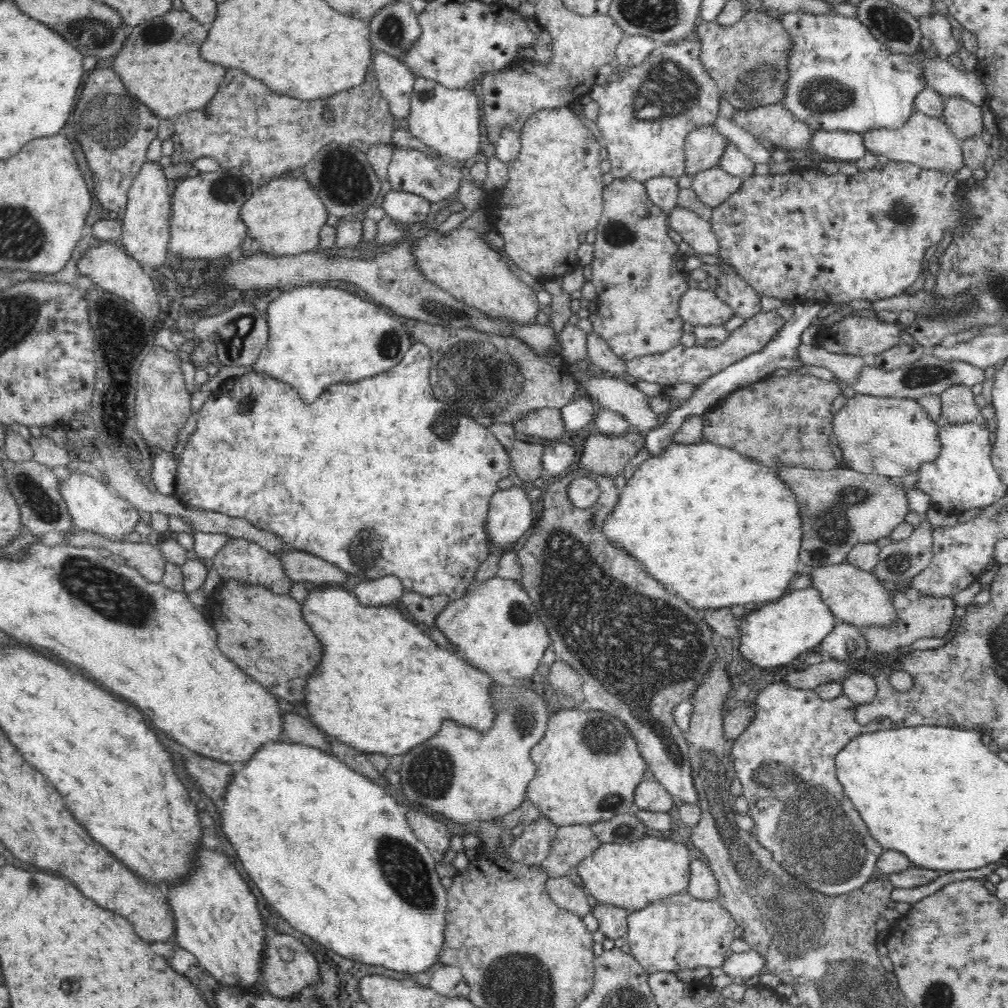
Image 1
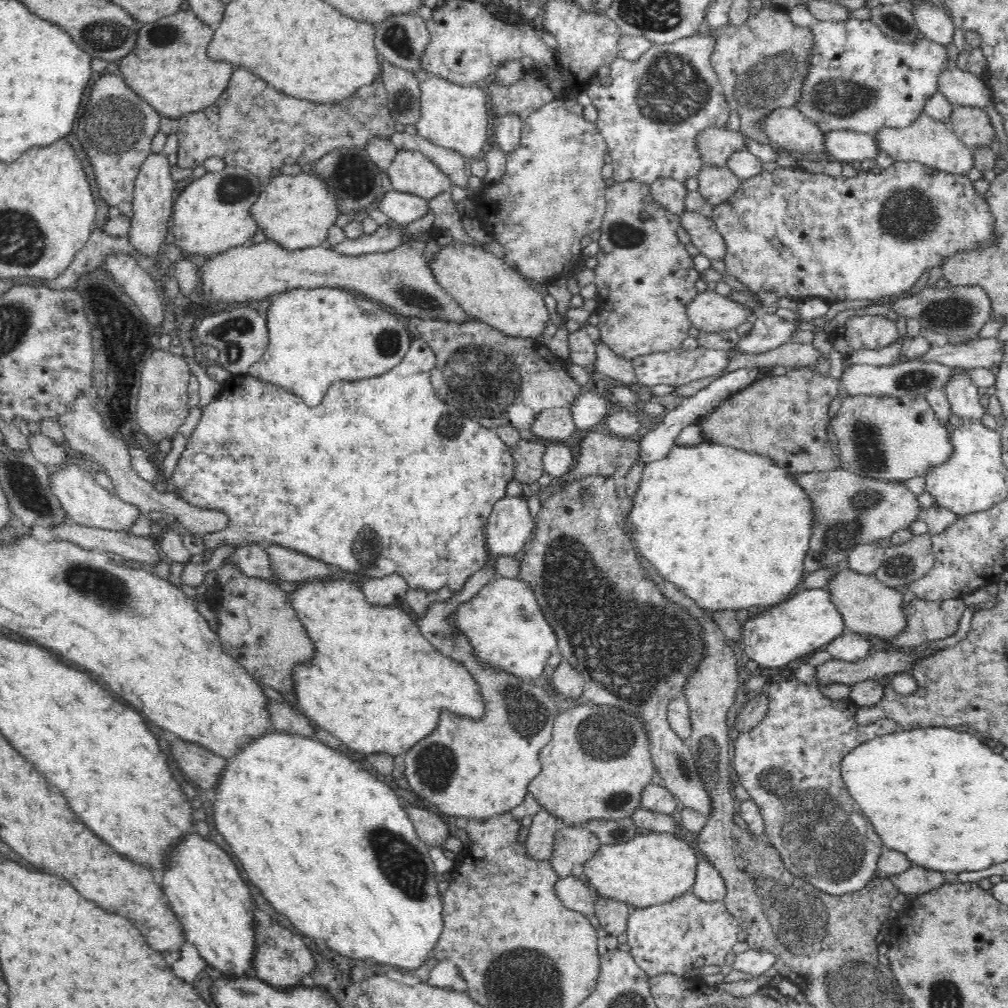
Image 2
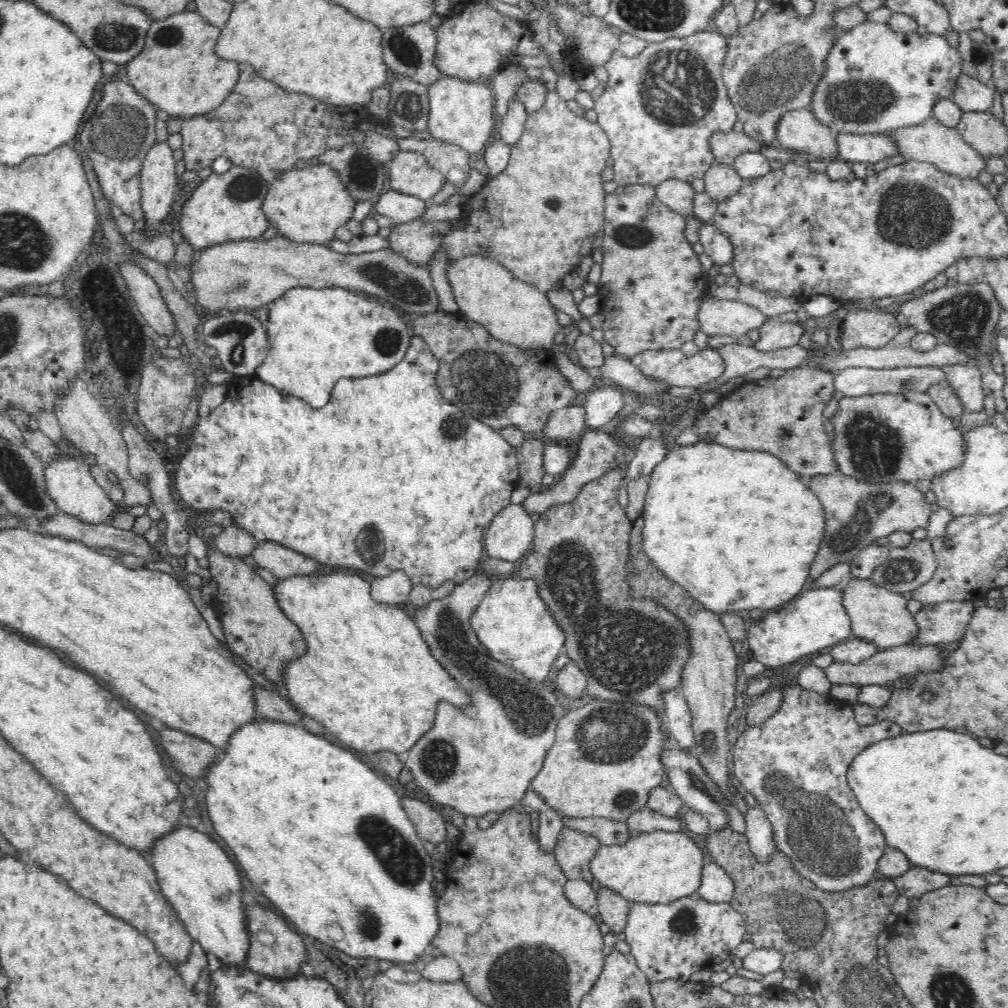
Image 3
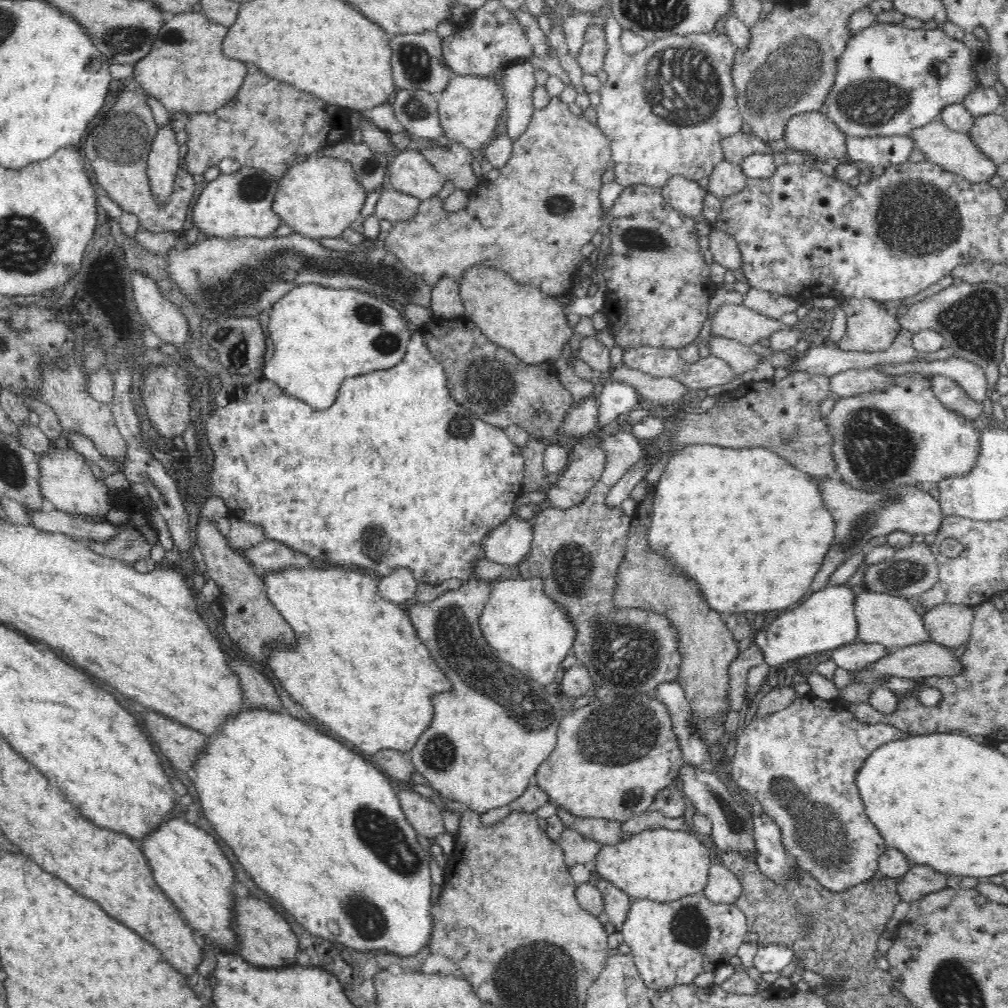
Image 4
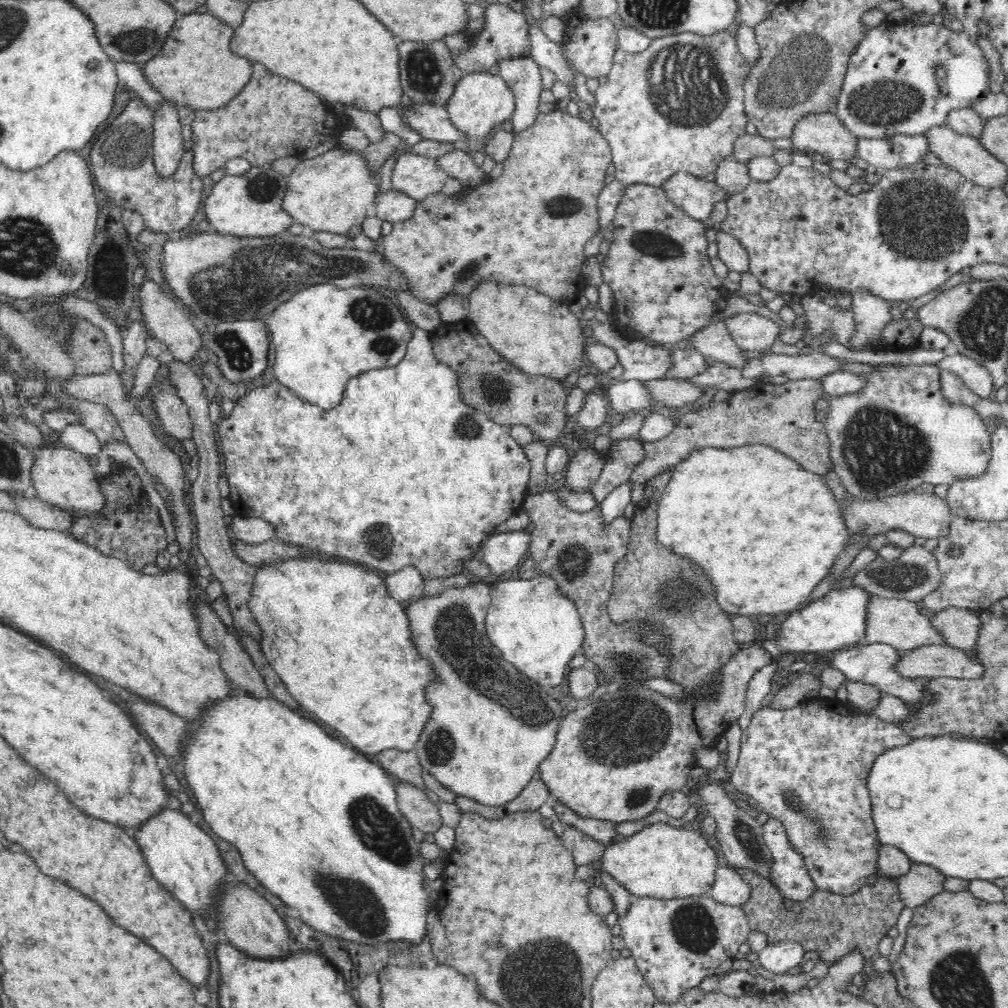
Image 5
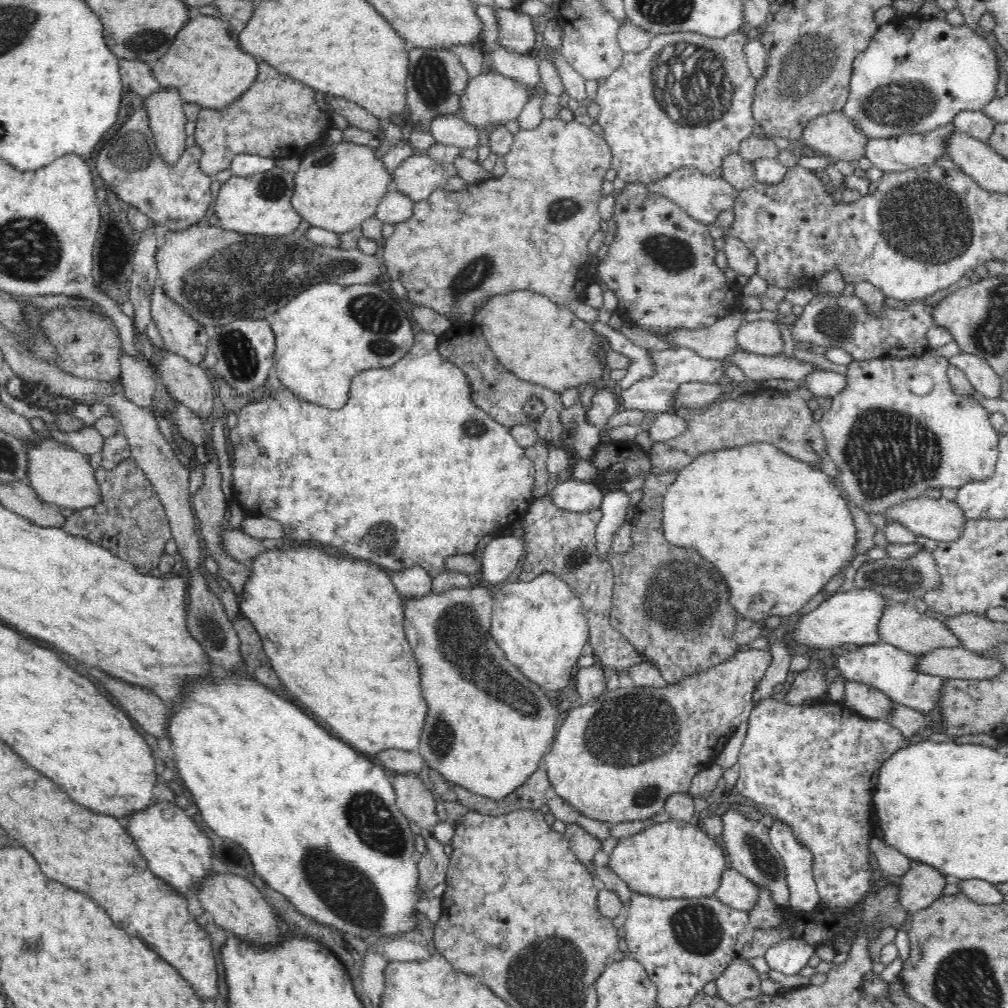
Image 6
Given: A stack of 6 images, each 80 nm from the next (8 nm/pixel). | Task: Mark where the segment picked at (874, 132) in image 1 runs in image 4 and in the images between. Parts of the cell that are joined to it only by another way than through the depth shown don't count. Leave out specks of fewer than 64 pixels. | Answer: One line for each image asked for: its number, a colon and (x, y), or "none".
2: (929, 142)
3: (931, 142)
4: (955, 152)

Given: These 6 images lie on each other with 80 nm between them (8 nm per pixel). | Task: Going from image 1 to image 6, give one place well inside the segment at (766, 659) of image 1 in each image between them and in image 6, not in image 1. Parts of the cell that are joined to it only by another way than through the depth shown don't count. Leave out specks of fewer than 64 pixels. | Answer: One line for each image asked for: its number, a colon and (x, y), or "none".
2: (807, 620)
3: (816, 619)
4: (824, 621)
5: (837, 620)
6: (847, 619)

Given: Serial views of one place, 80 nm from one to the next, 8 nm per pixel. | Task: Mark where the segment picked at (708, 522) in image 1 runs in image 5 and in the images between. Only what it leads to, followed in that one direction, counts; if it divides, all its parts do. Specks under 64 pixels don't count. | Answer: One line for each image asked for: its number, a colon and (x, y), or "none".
2: (730, 528)
3: (738, 529)
4: (749, 528)
5: (766, 531)

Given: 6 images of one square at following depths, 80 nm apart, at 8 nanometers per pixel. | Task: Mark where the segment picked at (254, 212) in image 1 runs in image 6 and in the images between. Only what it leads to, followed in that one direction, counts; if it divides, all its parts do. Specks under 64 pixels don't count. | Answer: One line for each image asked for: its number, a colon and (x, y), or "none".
2: (295, 212)
3: (308, 205)
4: (318, 197)
5: (332, 192)
6: (336, 188)

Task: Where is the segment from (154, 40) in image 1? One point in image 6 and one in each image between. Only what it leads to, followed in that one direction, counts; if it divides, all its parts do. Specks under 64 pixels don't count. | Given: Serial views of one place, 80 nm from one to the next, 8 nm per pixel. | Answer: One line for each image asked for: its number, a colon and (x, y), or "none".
2: (168, 67)
3: (178, 72)
4: (185, 70)
5: (194, 68)
6: (204, 65)

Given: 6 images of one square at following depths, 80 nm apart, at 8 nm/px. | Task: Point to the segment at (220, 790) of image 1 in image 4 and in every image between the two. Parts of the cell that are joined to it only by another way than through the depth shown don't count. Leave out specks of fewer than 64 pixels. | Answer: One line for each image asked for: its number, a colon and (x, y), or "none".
2: (205, 768)
3: (189, 755)
4: (179, 744)

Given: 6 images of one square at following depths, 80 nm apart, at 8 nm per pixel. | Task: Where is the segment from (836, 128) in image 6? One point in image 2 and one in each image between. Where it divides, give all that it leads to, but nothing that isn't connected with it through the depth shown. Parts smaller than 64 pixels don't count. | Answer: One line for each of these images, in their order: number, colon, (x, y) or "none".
2: (786, 126)
3: (798, 130)
4: (810, 131)
5: (823, 133)

